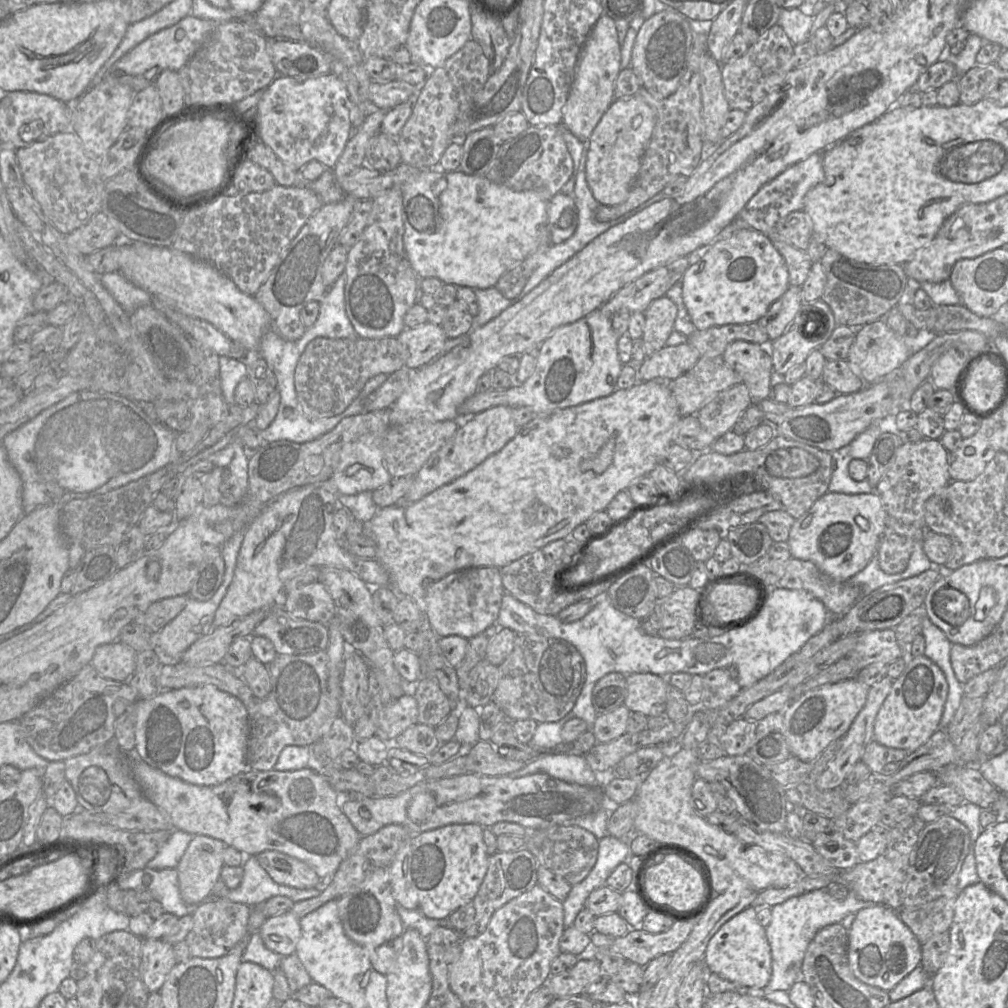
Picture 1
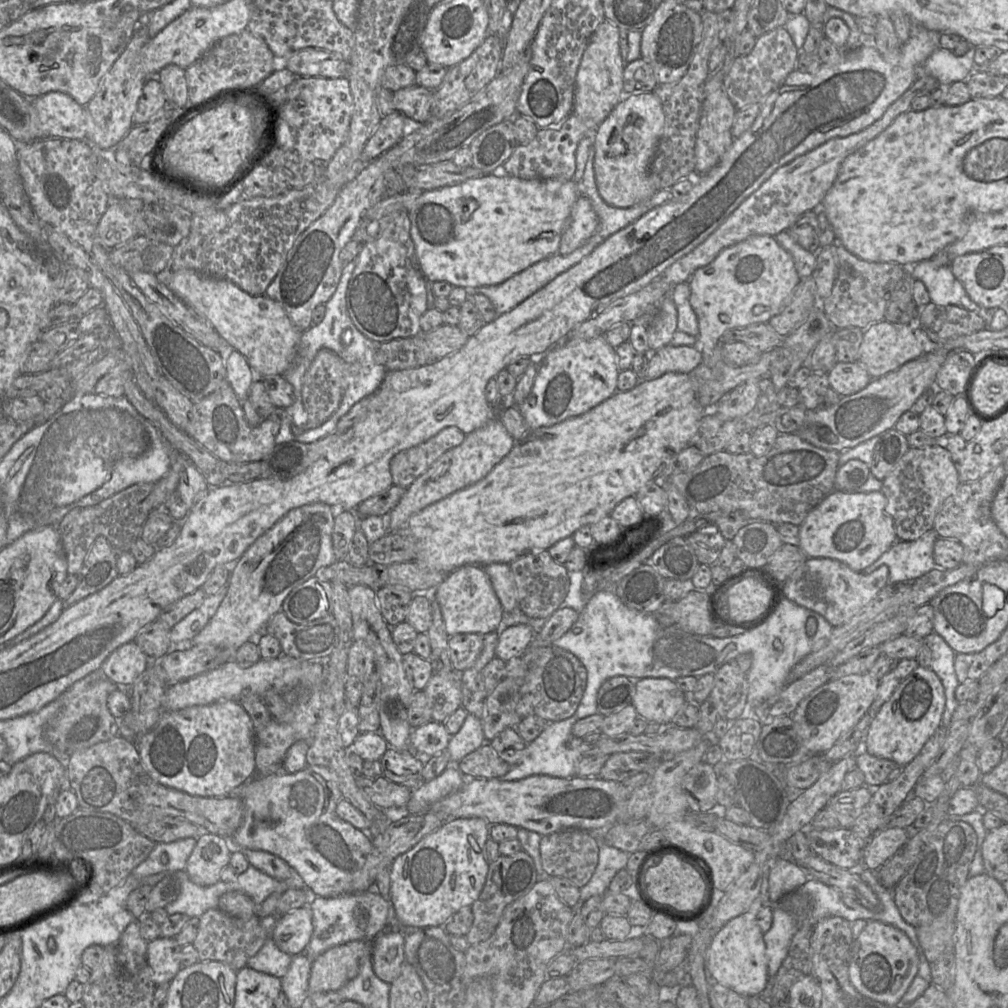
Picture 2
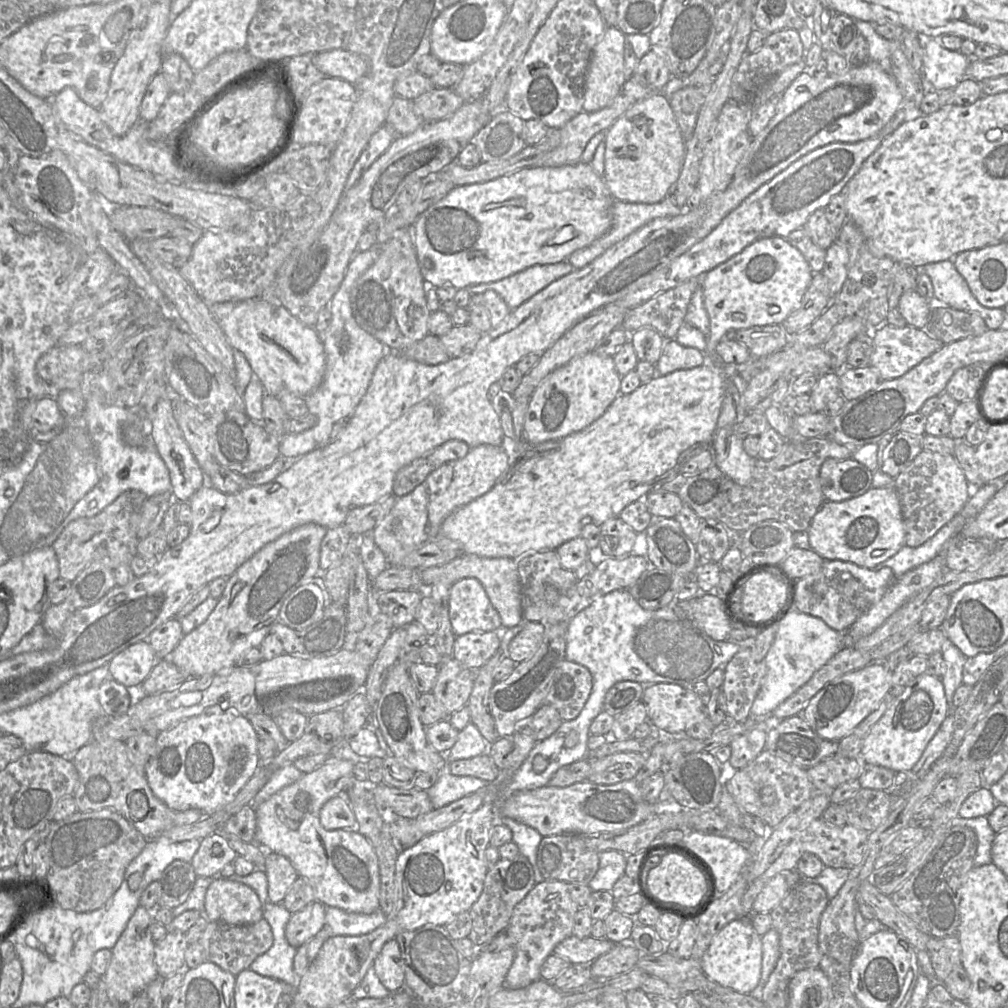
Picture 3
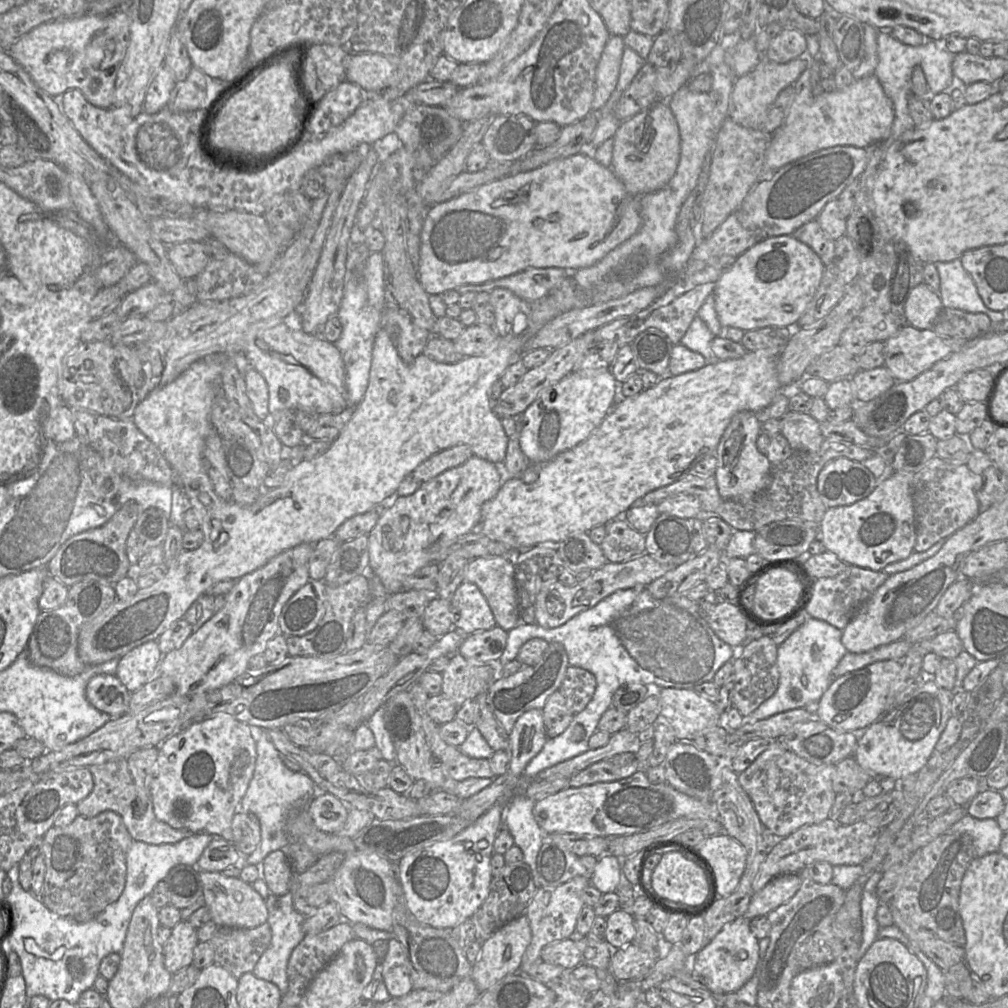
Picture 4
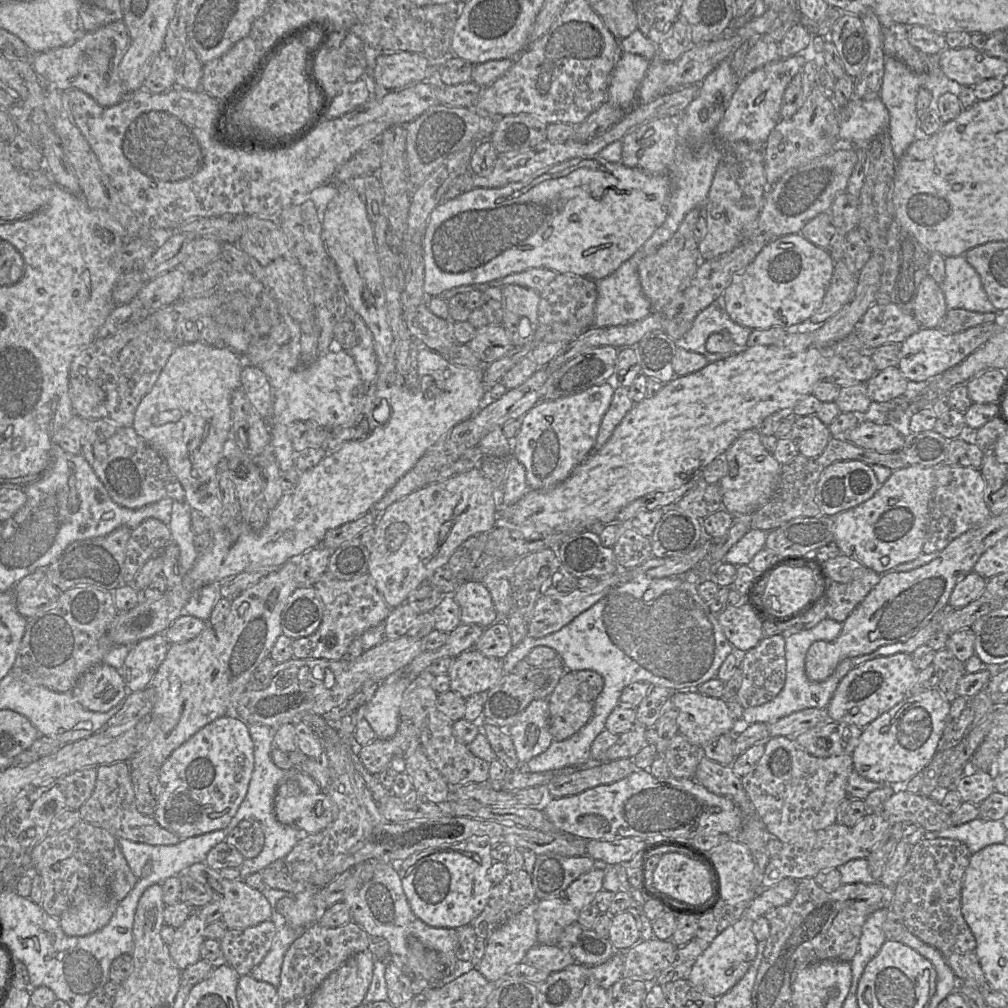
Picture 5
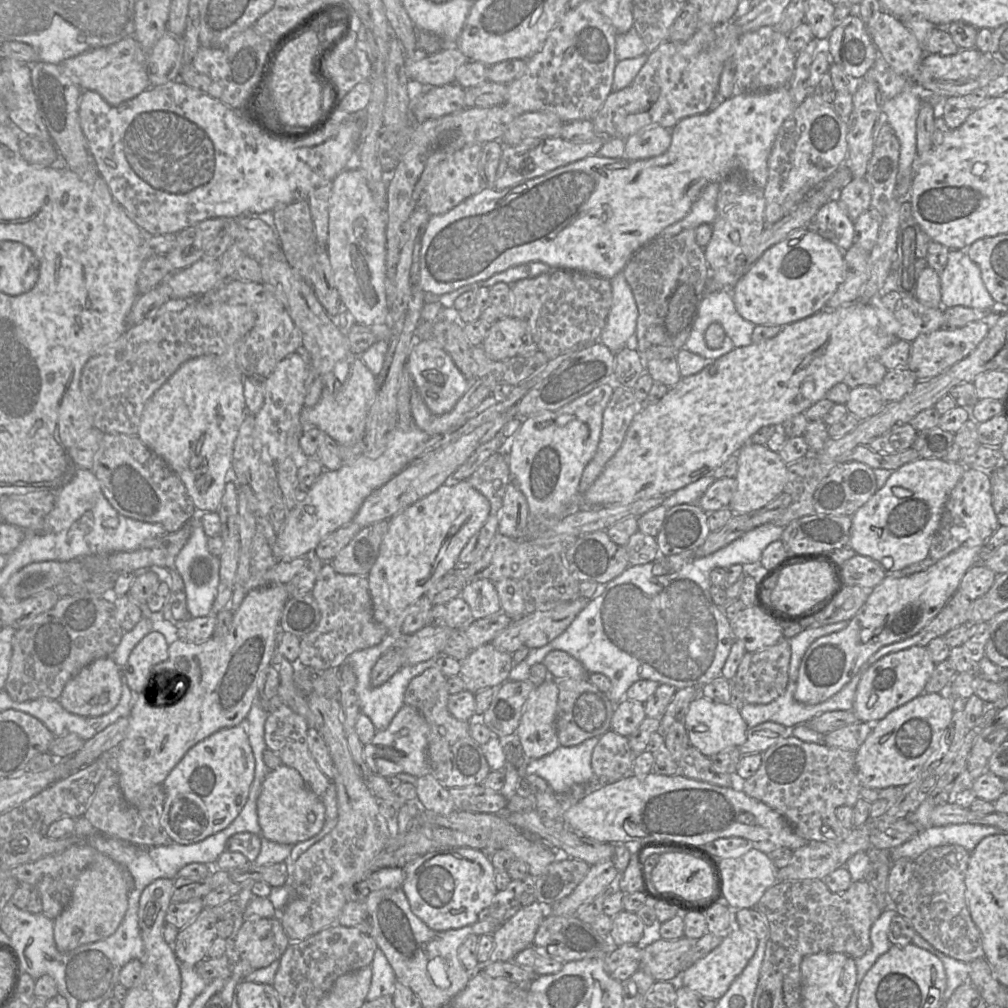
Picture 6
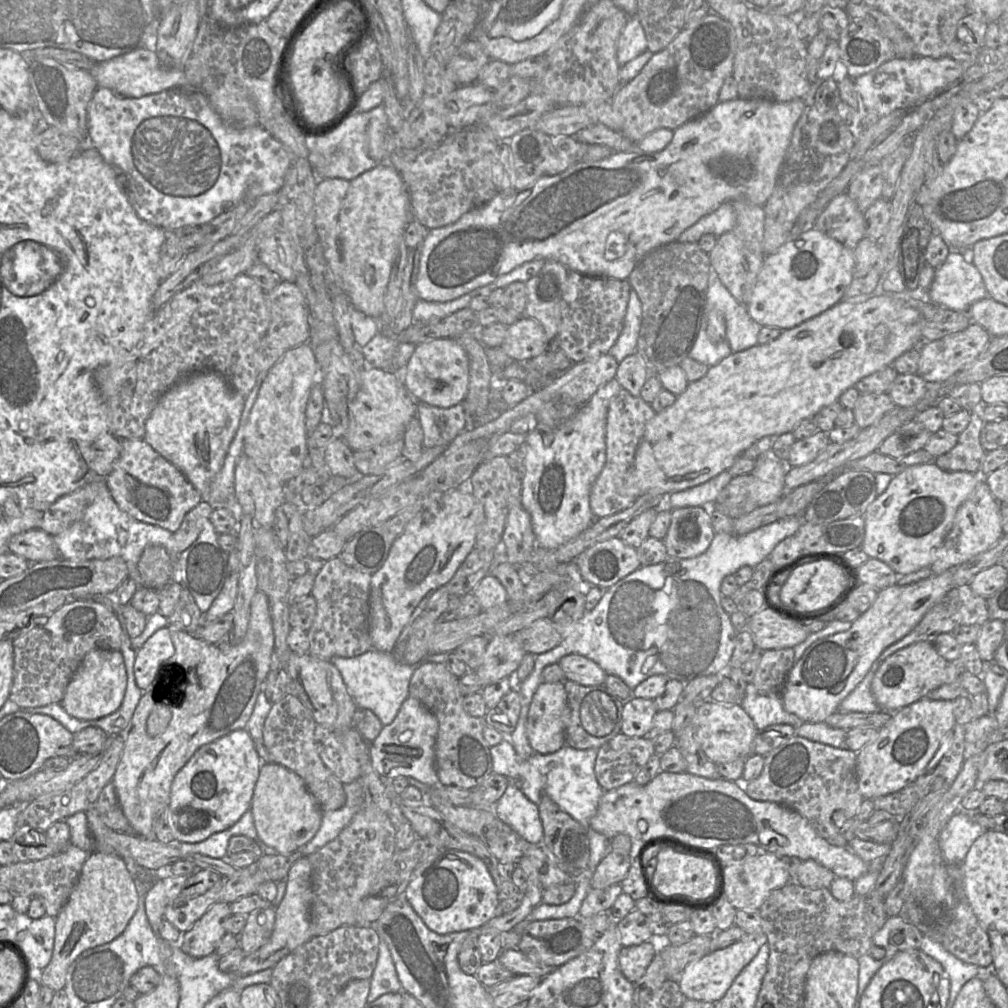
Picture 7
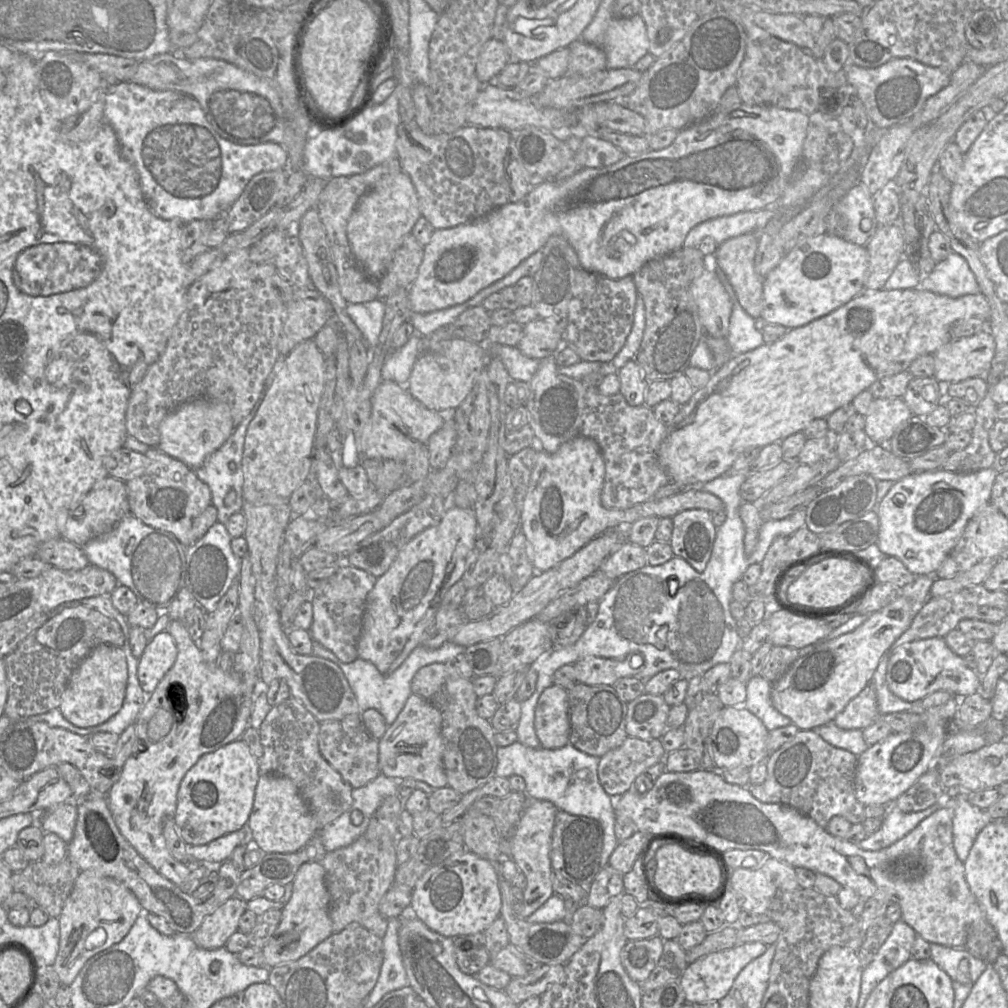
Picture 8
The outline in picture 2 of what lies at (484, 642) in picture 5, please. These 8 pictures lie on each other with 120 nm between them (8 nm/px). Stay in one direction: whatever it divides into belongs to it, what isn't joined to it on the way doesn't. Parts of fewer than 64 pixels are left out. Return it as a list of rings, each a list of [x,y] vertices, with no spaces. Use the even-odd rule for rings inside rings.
[[[463,633],[449,637],[449,657],[453,669],[456,672],[468,669],[480,655],[483,645],[484,640],[481,634]]]

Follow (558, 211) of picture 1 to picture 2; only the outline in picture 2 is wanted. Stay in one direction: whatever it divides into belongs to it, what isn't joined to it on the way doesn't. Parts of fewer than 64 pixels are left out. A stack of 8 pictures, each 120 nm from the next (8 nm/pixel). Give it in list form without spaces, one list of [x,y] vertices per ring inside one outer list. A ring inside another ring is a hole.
[[[580,195],[565,223],[558,253],[568,255],[585,243],[595,232],[598,217],[589,200]]]

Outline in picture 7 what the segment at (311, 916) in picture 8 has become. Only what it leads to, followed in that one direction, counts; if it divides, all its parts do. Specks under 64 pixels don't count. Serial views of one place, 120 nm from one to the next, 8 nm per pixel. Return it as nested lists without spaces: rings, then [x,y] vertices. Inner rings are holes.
[[[302,857],[292,865],[288,873],[286,893],[282,902],[276,908],[276,921],[270,940],[257,951],[247,954],[240,963],[237,972],[232,973],[237,973],[239,975],[250,975],[268,968],[273,968],[289,953],[310,940],[312,938],[310,922],[310,907],[312,904],[312,899],[313,889],[311,863],[308,860],[308,857]]]

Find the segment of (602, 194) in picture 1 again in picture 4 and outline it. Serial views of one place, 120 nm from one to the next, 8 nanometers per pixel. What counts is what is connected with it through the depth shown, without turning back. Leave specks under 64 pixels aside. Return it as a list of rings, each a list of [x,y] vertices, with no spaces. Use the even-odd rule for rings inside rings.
[[[668,101],[654,104],[623,121],[614,138],[612,170],[633,196],[663,188],[675,175],[681,152],[680,132]]]

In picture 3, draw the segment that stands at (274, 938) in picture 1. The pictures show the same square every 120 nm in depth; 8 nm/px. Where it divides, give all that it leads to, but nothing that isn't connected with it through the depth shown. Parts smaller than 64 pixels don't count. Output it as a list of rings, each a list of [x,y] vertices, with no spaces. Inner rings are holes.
[[[314,901],[291,915],[285,928],[286,939],[295,948],[315,937],[325,926],[326,906]]]

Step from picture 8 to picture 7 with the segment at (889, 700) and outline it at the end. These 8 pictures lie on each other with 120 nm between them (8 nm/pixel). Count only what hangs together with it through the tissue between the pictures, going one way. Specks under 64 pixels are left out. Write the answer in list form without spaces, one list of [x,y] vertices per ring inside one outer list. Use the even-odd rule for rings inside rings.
[[[882,659],[872,664],[864,679],[842,700],[838,711],[863,713],[876,713],[882,711],[872,694],[871,684],[875,672],[884,660],[885,659]]]

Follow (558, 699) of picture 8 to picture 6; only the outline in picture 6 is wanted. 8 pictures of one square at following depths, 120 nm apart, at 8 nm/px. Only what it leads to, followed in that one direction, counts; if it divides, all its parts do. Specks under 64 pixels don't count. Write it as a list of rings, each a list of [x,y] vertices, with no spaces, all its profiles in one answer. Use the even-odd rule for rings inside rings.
[[[547,679],[537,685],[525,702],[520,723],[515,732],[519,750],[527,760],[541,758],[559,746],[557,735],[557,680]]]

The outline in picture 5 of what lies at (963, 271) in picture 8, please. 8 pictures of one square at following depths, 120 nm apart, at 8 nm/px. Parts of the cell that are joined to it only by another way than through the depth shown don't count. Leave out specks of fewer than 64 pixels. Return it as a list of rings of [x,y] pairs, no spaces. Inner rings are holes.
[[[965,255],[945,258],[945,278],[941,284],[948,309],[961,308],[980,313],[994,313],[1001,315],[1002,311],[992,305],[983,289],[977,271],[968,263]]]

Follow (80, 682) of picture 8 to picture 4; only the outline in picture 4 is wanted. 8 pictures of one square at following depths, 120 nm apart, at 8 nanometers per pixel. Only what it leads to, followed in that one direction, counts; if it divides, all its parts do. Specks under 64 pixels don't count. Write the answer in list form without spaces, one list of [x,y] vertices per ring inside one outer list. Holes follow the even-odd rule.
[[[98,674],[86,686],[87,700],[97,710],[113,717],[128,711],[131,693],[116,675]]]

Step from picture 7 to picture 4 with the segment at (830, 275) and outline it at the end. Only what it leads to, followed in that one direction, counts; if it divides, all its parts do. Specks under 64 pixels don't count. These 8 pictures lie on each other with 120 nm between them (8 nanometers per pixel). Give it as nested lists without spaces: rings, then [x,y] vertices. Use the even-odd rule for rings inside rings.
[[[793,235],[770,237],[740,255],[718,280],[713,295],[720,324],[751,331],[796,323],[812,300],[825,266]]]

